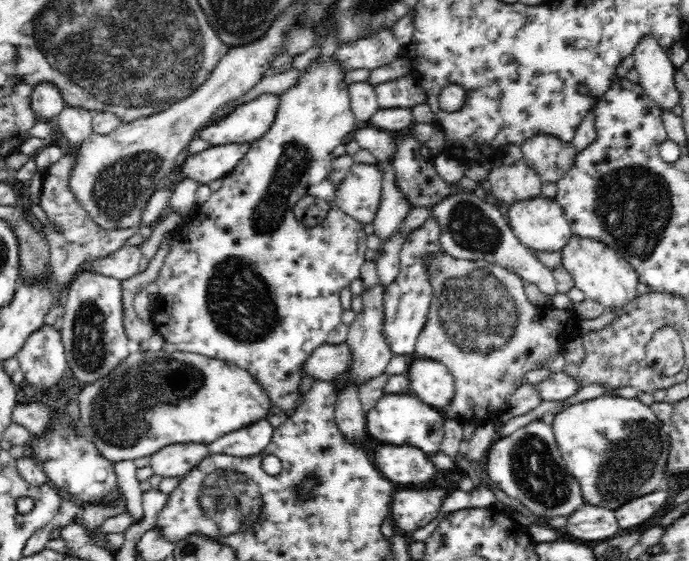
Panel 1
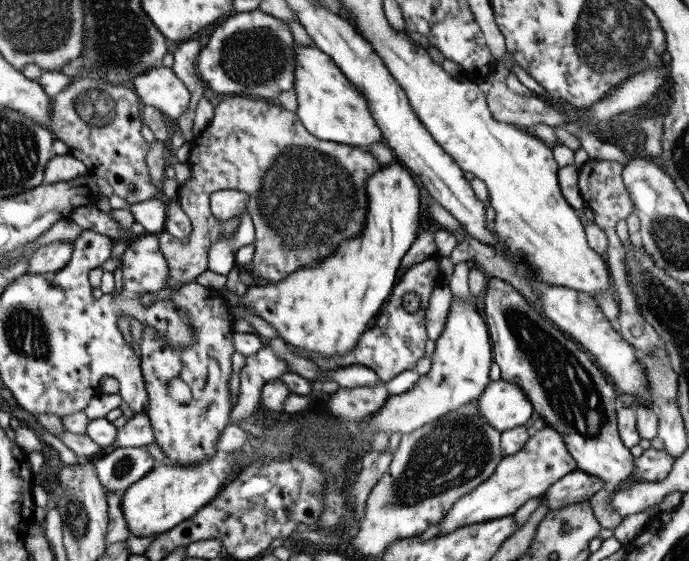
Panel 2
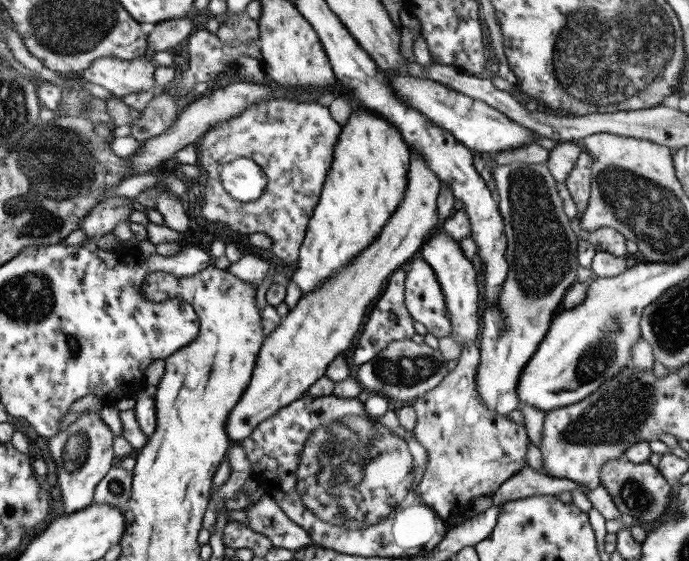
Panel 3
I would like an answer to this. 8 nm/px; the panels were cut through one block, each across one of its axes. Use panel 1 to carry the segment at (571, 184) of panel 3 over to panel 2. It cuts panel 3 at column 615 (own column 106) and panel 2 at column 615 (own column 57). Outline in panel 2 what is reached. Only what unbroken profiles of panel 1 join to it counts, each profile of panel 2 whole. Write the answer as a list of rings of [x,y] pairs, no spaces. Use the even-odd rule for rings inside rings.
[[[589,158],[580,167],[578,184],[580,194],[586,202],[586,208],[590,208],[594,214],[592,223],[596,223],[598,227],[602,228],[609,240],[606,262],[611,282],[614,286],[615,297],[619,305],[618,319],[615,323],[618,326],[617,329],[631,345],[639,348],[646,354],[652,354],[652,352],[658,350],[658,346],[662,342],[659,340],[659,334],[651,324],[646,322],[642,312],[640,312],[640,308],[638,308],[636,296],[634,296],[634,292],[630,288],[628,274],[626,274],[626,262],[624,262],[626,247],[622,245],[620,238],[616,235],[616,224],[618,224],[618,221],[626,220],[628,215],[635,212],[632,198],[630,198],[628,189],[626,189],[626,185],[623,183],[623,168],[623,164],[617,161]]]

